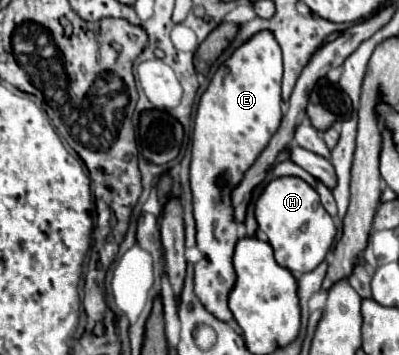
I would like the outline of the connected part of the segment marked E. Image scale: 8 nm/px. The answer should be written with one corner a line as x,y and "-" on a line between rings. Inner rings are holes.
261,31
241,45
225,65
221,65
197,107
191,191
197,223
197,249
201,251
201,259
195,263
194,292
203,307
225,323
233,319
227,297
235,285
233,249
239,241
231,193
259,153
267,147
281,123
281,75
281,49
269,31

